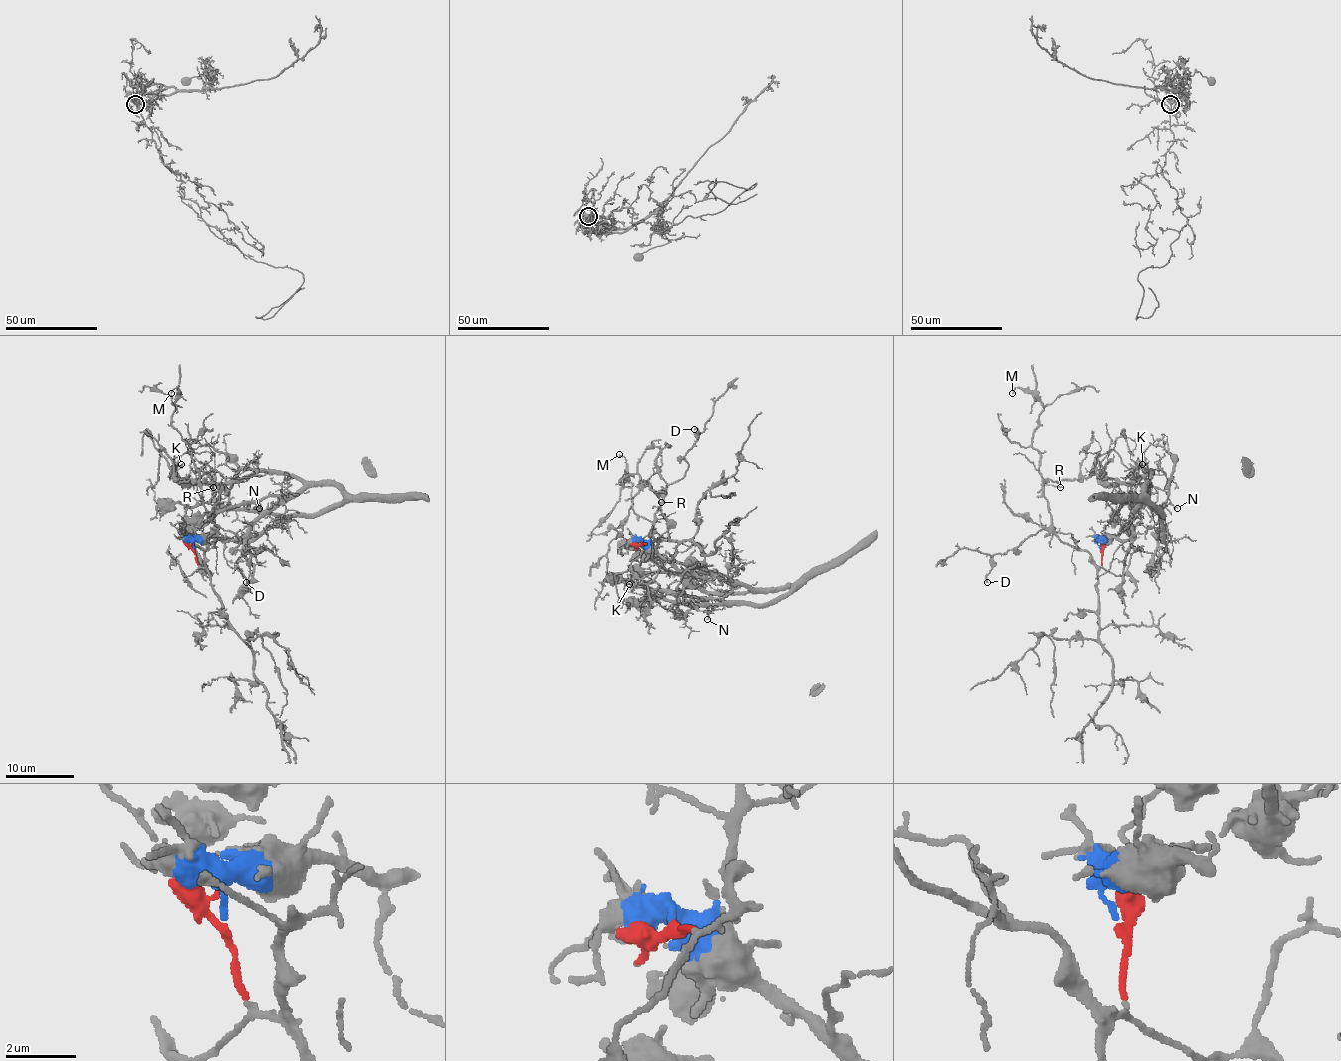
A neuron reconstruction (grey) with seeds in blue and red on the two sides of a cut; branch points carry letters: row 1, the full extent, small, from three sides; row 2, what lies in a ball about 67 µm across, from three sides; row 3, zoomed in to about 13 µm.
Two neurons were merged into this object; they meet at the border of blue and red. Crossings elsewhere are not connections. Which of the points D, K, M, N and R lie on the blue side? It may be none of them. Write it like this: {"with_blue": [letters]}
{"with_blue": ["K", "N"]}

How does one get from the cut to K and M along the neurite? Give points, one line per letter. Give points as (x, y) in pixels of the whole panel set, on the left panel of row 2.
K: (193, 548), (241, 538), (309, 487), (335, 485), (344, 497), (313, 514), (188, 505), (176, 480), (181, 465)
M: (193, 550), (204, 567), (214, 517), (200, 495), (200, 473), (188, 446), (171, 424), (178, 389), (171, 393)

